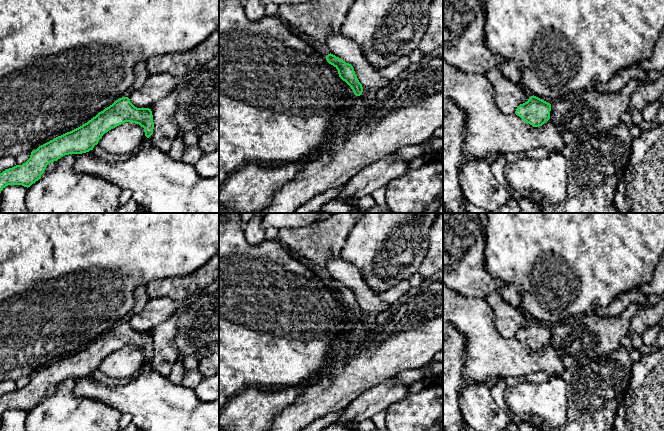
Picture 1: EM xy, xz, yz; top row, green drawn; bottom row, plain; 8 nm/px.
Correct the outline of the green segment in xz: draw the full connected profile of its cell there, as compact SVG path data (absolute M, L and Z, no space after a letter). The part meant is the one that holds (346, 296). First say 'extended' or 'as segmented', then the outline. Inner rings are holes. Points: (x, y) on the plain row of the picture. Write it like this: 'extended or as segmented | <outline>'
as segmented | M331 277L326 280L326 284L338 294L339 301L351 311L354 318L360 320L363 311L355 298L353 290Z

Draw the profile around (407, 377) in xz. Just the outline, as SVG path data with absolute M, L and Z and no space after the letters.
M409 369L398 373L394 378L402 384L411 385L416 381L424 380L428 377L428 374L422 369Z

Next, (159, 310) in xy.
M202 289L181 301L175 301L166 297L150 299L142 312L131 316L130 326L137 332L152 332L182 306L197 300L201 291Z

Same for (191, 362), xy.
M189 355L184 357L183 365L186 369L195 370L198 369L199 360L195 355Z

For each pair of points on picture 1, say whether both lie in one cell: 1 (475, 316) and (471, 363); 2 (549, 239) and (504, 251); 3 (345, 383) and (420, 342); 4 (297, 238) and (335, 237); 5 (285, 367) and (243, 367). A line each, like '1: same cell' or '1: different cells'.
1: same cell
2: same cell
3: same cell
4: same cell
5: same cell

